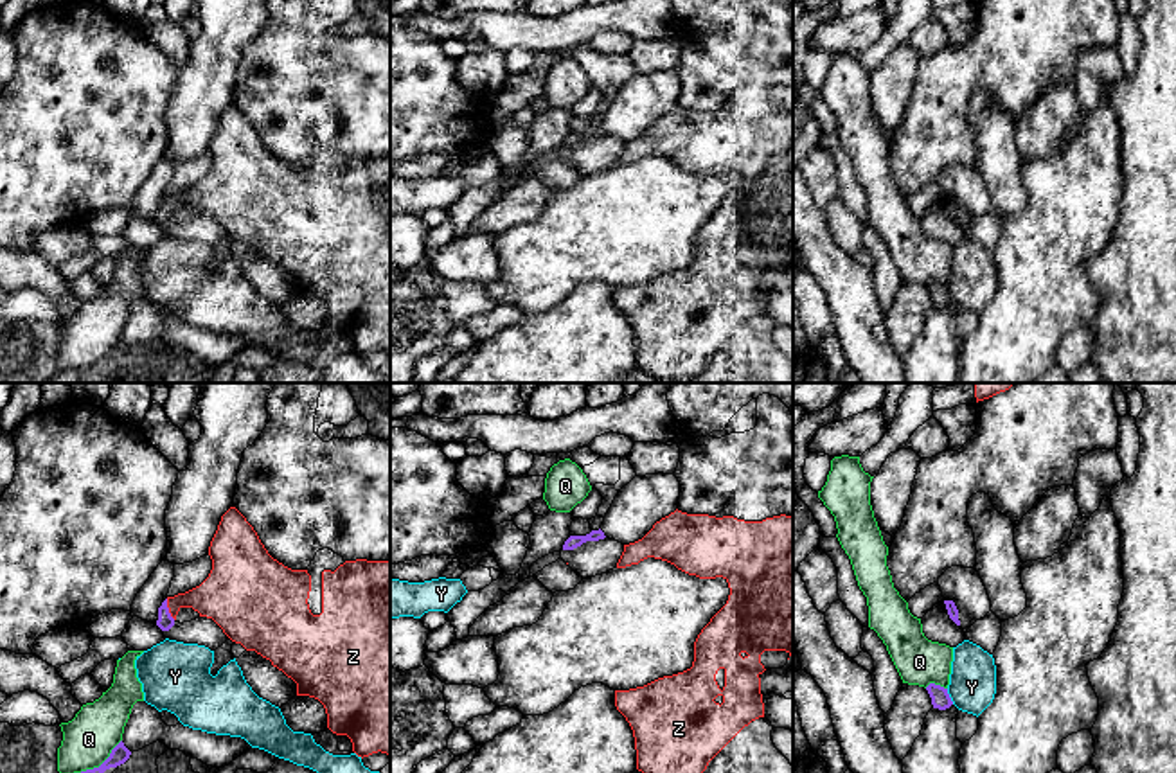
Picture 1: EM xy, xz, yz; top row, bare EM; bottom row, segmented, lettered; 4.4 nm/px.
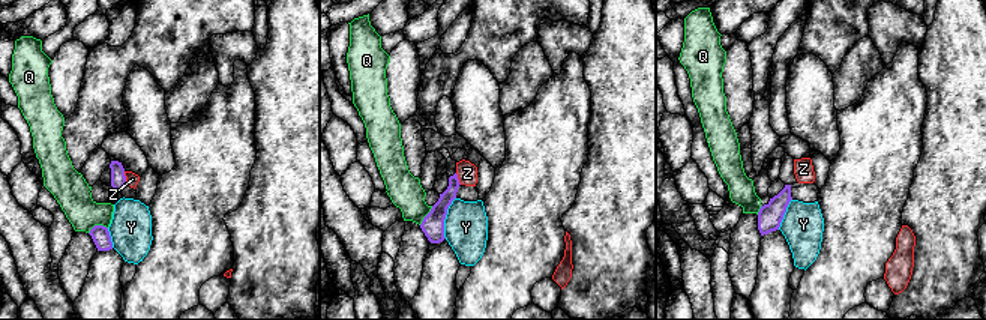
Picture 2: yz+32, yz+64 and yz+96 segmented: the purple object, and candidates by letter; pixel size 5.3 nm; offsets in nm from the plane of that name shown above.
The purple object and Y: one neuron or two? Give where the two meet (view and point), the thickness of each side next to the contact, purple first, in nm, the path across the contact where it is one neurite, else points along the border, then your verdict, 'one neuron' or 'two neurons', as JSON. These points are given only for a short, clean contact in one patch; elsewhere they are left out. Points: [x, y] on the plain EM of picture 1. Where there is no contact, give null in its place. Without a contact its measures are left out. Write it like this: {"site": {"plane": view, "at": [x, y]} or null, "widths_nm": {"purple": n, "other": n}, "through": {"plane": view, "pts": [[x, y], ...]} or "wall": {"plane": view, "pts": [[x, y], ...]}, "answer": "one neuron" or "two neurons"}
{"site": {"plane": "yz", "at": [948, 293]}, "widths_nm": {"purple": 90, "other": 220}, "wall": {"plane": "yz", "pts": [[946, 286], [953, 301]]}, "answer": "two neurons"}

